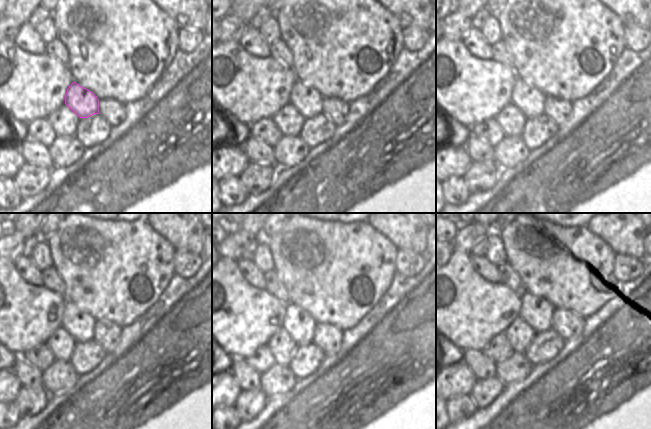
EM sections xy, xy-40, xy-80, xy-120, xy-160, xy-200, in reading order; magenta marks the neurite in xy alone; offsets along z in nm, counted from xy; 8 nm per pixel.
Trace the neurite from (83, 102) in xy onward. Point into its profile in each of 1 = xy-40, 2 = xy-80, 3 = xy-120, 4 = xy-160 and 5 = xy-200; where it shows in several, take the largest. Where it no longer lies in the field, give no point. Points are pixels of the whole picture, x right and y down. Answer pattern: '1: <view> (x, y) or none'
1: xy-40 (309, 103)
2: xy-80 (529, 100)
3: xy-120 (79, 324)
4: xy-160 (300, 325)
5: xy-200 (537, 312)

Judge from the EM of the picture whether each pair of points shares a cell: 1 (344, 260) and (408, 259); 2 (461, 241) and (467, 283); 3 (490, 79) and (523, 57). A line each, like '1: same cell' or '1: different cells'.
1: different cells
2: different cells
3: different cells

